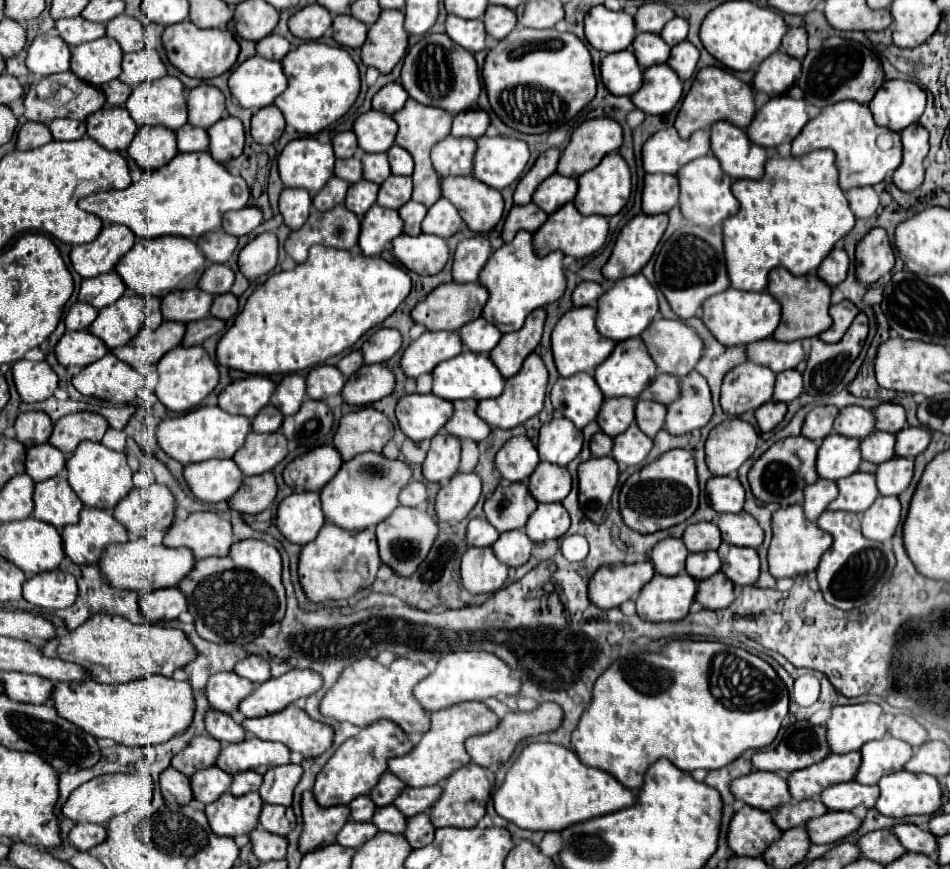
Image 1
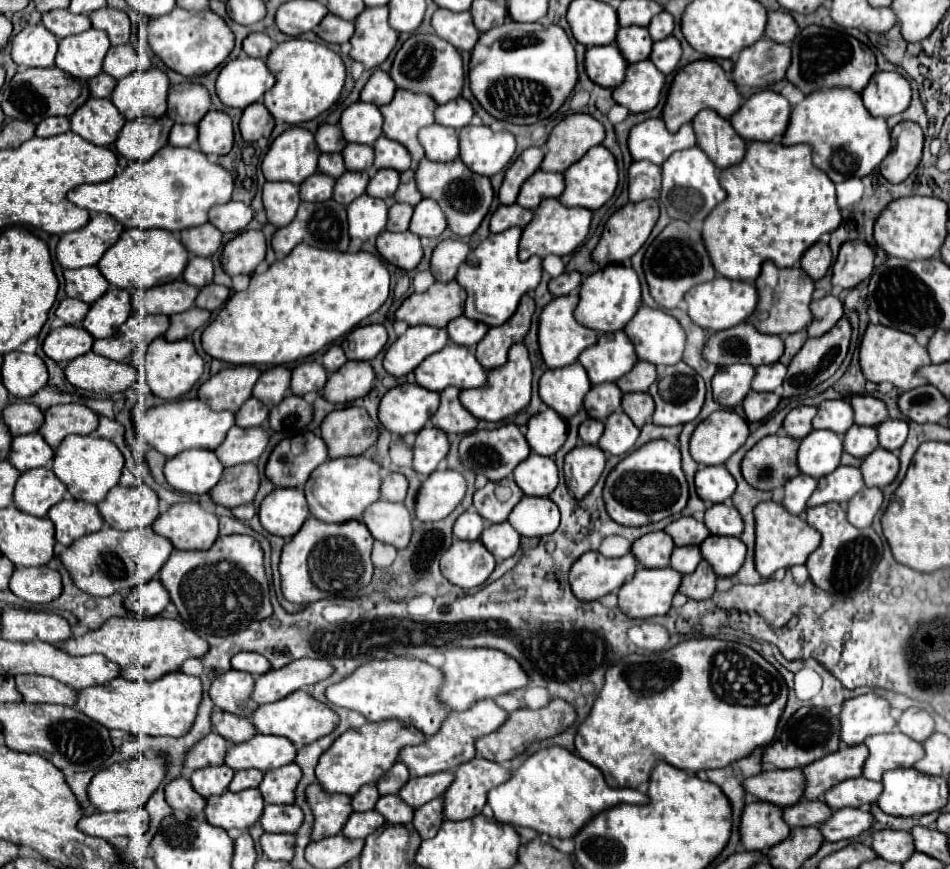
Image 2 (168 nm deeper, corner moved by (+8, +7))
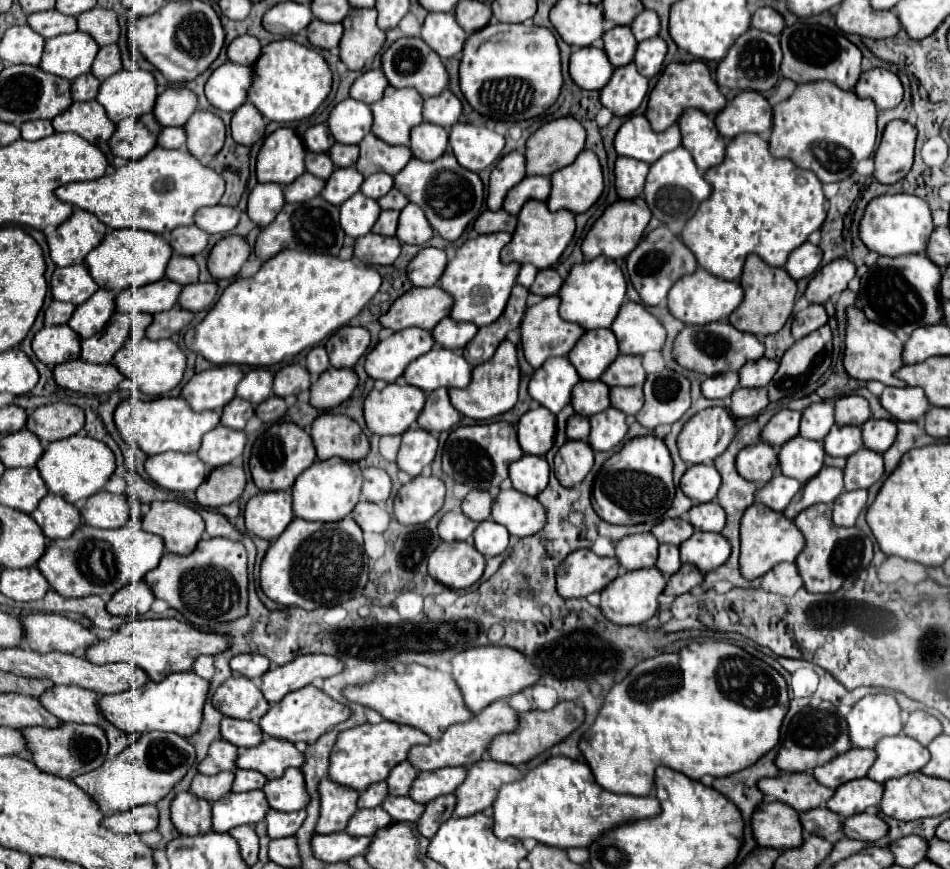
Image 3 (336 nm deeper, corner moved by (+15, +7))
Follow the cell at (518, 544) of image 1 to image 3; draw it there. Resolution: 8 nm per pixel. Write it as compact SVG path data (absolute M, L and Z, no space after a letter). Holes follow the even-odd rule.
M484 520L476 526L476 530L472 534L472 544L482 556L490 558L490 556L502 554L508 548L508 538L510 538L510 534L504 526L496 524L492 520Z

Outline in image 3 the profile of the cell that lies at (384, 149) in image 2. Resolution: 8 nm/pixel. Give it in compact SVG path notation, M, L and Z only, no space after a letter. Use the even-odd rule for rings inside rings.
M370 132L360 142L360 158L356 162L356 170L360 170L364 176L374 172L386 172L394 176L410 162L410 158L412 152L408 146L390 146Z

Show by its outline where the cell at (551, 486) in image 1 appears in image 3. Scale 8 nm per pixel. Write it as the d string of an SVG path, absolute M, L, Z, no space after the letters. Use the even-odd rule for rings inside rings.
M522 456L512 462L512 486L528 496L538 496L548 486L548 462L542 456Z

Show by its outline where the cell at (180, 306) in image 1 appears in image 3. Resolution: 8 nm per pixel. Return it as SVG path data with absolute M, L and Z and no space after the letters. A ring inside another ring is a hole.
M162 278L160 282L154 282L148 286L122 290L114 300L116 312L158 314L158 312L170 310L178 300L180 290L182 286L176 282L170 282L168 278Z

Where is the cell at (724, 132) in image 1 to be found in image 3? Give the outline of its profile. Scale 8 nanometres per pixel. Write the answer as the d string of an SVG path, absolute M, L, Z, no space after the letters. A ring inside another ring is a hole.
M686 110L678 118L678 126L682 132L682 146L692 154L702 172L724 160L726 142L708 114L702 110Z

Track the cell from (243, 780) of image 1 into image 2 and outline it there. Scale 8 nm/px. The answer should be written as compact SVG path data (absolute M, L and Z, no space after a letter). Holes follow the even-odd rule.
M251 768L251 770L237 770L231 784L229 784L229 790L231 792L241 792L245 788L257 788L259 782L263 780L263 772Z

